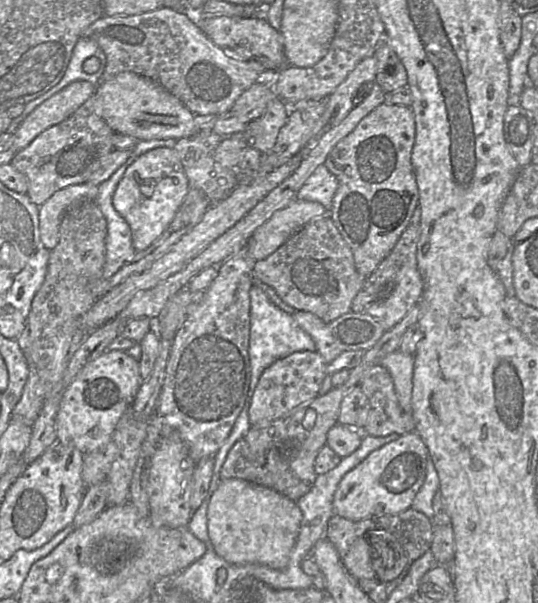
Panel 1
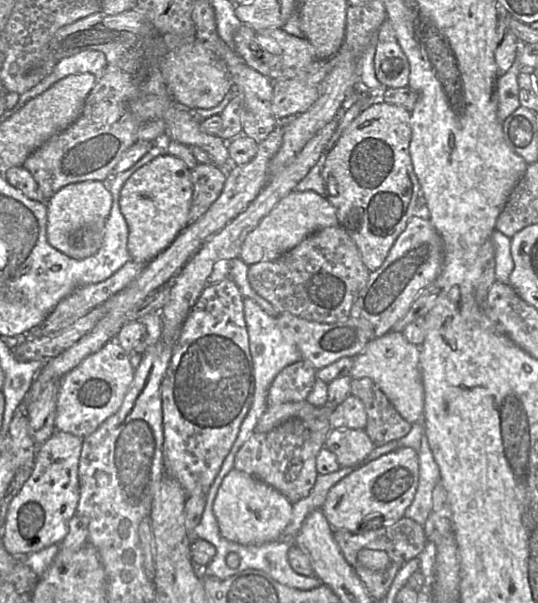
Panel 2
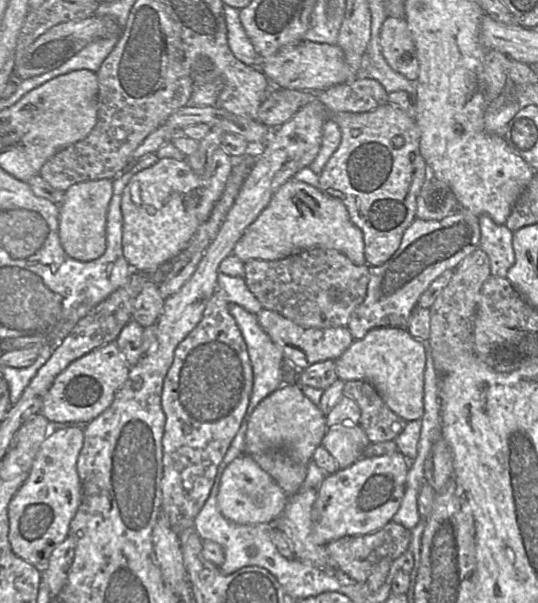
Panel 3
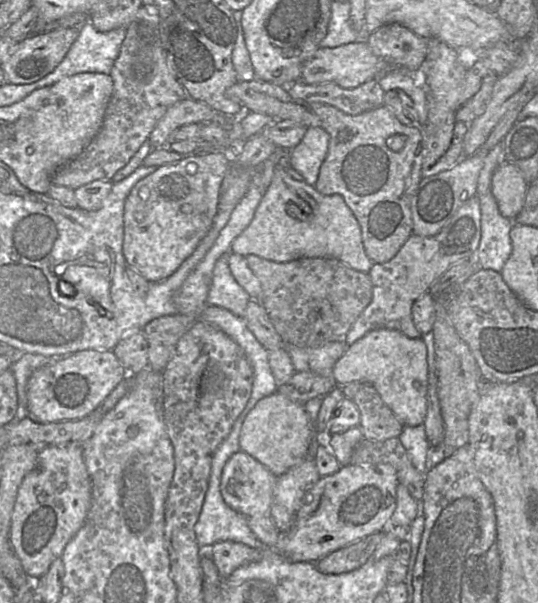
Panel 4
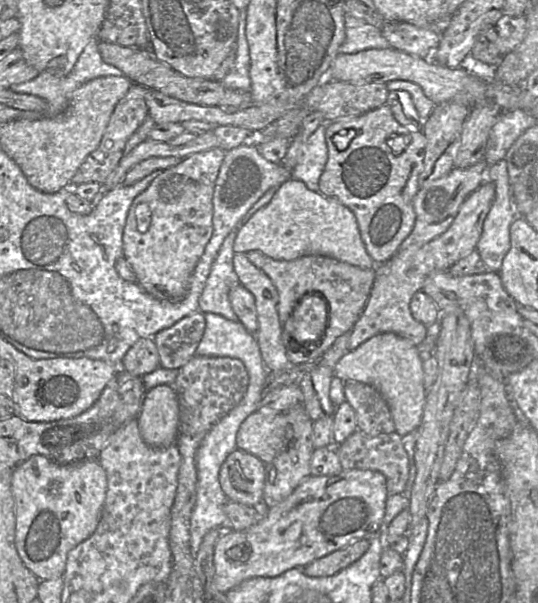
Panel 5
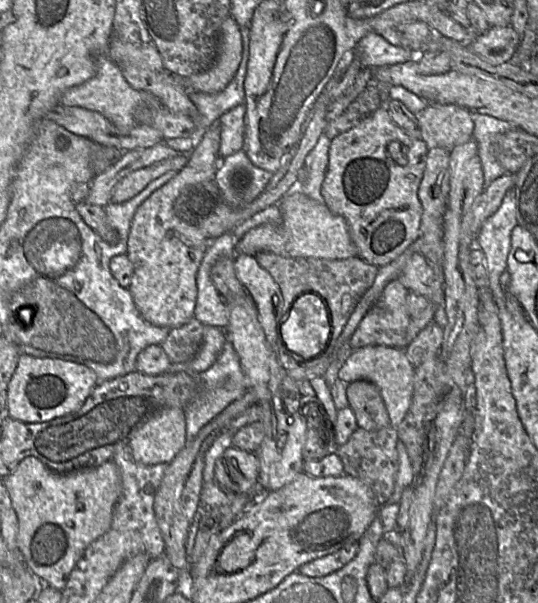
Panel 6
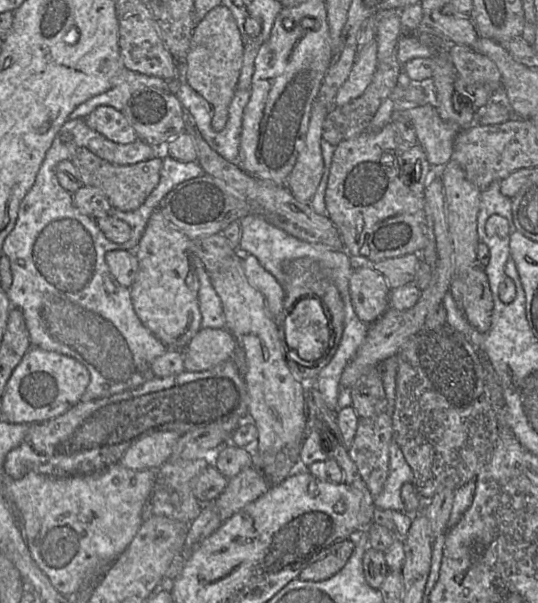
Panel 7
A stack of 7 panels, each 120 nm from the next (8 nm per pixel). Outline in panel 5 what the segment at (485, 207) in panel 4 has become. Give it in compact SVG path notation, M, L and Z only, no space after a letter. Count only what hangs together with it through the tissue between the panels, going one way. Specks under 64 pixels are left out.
M505 158L488 167L487 180L495 184L495 198L484 220L476 251L489 271L499 272L511 246L510 227L517 218Z

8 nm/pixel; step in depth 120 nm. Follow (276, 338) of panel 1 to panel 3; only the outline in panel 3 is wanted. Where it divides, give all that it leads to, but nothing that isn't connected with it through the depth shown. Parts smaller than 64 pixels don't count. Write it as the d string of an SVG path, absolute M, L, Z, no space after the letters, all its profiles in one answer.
M234 303L229 304L229 311L232 317L235 319L241 334L244 338L244 341L247 346L248 355L252 364L253 369L253 388L252 393L250 396L249 405L247 408L247 411L245 413L245 416L247 416L247 412L254 411L256 406L268 395L276 391L278 388L280 388L282 383L282 376L284 371L284 364L286 363L282 350L271 340L271 338L268 336L268 334L262 329L260 324L258 323L256 314L253 314L247 310L245 310L242 306Z

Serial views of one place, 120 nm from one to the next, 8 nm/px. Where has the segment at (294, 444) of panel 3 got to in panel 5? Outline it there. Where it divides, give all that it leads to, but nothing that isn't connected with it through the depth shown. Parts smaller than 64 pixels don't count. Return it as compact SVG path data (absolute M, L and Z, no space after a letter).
M256 410L241 423L236 447L267 464L287 446L290 436L285 412Z

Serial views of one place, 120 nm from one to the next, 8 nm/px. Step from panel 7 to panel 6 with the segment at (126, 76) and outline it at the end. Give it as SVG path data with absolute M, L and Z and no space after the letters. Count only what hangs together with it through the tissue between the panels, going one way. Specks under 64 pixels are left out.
M98 54L95 57L96 72L93 77L80 85L65 90L60 103L65 106L77 106L99 112L112 122L120 131L129 131L135 126L134 109L139 101L160 107L160 101L147 91L134 89L124 78L119 67L110 60L107 54Z

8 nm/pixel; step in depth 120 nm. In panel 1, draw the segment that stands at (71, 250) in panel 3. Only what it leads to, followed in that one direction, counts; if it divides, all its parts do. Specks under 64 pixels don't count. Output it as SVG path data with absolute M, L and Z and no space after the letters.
M74 184L58 190L39 206L40 241L46 249L52 250L57 245L59 227L64 213L80 201L94 201L97 193L98 186L93 184Z

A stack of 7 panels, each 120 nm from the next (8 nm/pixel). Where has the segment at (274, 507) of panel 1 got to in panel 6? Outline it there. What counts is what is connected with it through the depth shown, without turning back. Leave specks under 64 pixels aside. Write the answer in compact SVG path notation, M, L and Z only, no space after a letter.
M231 446L216 460L215 480L236 494L259 492L259 460L256 453Z

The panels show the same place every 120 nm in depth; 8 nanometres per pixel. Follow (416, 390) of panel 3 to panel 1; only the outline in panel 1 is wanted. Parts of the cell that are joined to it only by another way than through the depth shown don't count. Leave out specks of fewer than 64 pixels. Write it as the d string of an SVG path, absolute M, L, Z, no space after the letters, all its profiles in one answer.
M398 349L383 358L379 365L385 367L390 373L401 408L411 413L414 355Z

